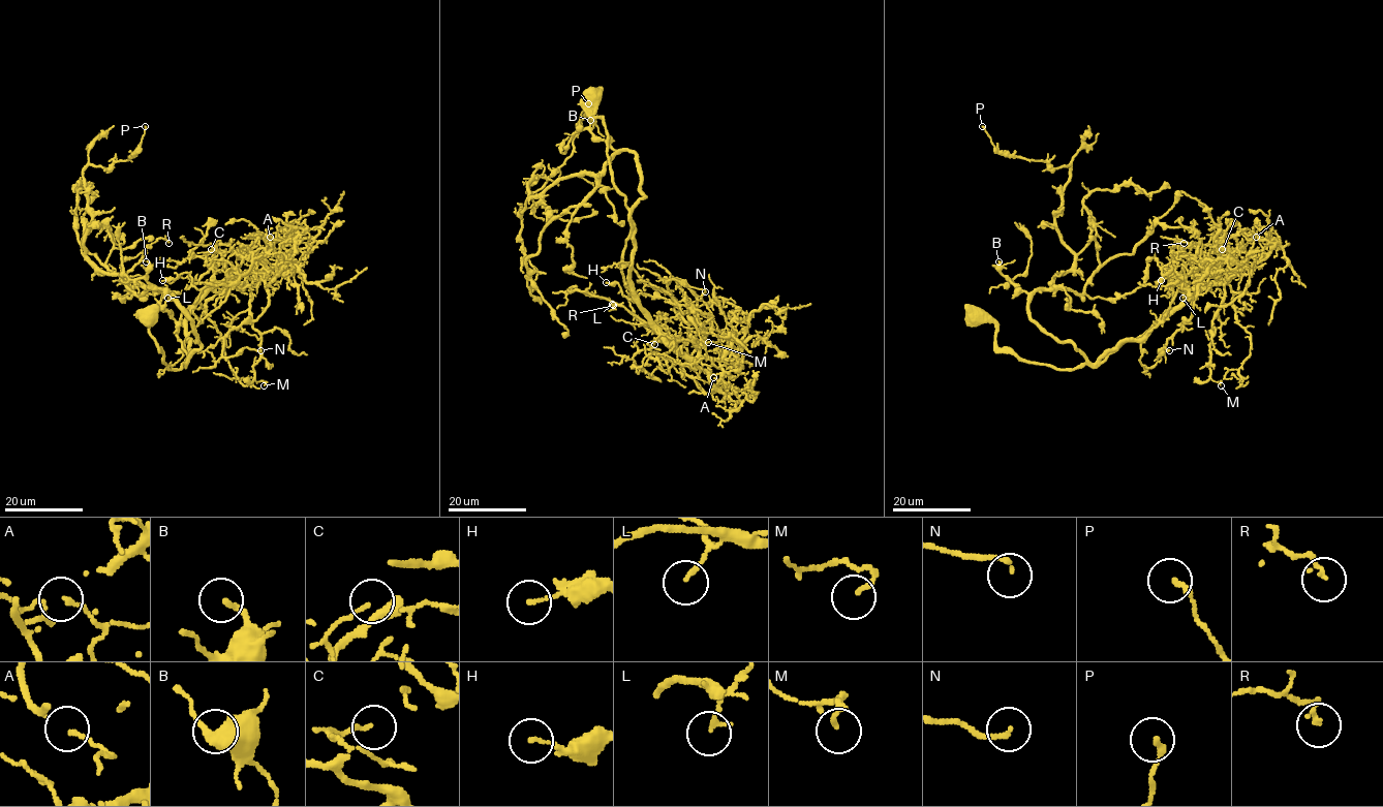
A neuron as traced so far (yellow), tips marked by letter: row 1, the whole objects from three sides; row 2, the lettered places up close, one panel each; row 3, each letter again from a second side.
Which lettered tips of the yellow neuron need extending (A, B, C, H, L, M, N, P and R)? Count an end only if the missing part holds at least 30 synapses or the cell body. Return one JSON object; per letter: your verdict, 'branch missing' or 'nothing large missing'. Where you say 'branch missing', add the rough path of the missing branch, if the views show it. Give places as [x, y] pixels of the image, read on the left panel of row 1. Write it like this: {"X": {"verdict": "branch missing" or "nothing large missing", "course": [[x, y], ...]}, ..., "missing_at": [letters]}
{"A": {"verdict": "nothing large missing"}, "B": {"verdict": "nothing large missing"}, "C": {"verdict": "nothing large missing"}, "H": {"verdict": "nothing large missing"}, "L": {"verdict": "nothing large missing"}, "M": {"verdict": "nothing large missing"}, "N": {"verdict": "nothing large missing"}, "P": {"verdict": "nothing large missing"}, "R": {"verdict": "nothing large missing"}, "missing_at": []}

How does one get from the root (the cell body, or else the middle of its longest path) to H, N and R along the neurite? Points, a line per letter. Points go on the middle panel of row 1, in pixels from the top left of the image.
H: (595, 96), (633, 223), (632, 267), (675, 302), (639, 290), (634, 302), (606, 282)
N: (595, 96), (633, 223), (632, 267), (676, 302), (694, 343), (712, 316), (679, 304), (667, 281), (705, 291)
R: (595, 96), (593, 118), (603, 121), (613, 185), (634, 227), (632, 291), (650, 324), (569, 289), (613, 305)

